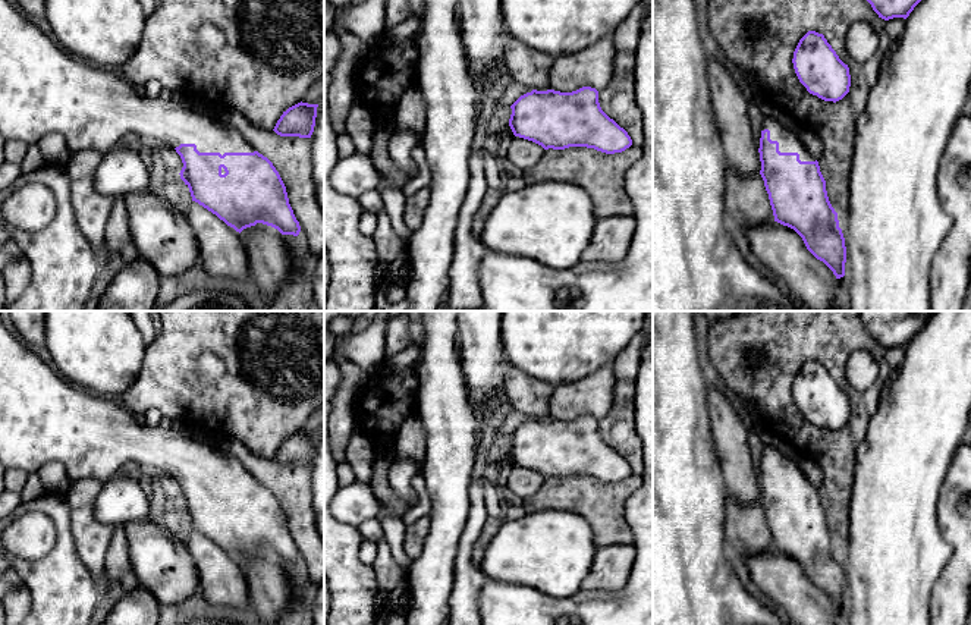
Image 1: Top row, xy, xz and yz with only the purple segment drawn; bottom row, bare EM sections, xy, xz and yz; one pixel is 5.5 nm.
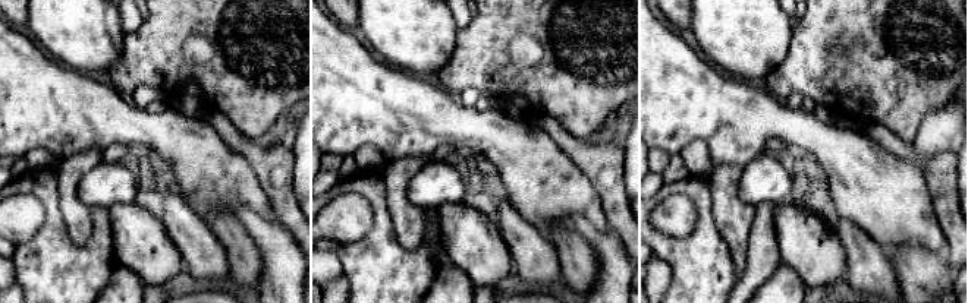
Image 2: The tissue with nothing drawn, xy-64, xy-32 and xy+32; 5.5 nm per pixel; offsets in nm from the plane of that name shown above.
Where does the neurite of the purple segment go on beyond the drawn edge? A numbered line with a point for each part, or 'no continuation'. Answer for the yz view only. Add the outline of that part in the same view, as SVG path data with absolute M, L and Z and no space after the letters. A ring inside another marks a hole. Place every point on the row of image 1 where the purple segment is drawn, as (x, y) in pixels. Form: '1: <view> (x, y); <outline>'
1: yz (788, 141); M764 119L761 129L770 131L770 139L779 142L780 153L798 153L801 161L816 161L816 158L807 151L801 139L795 132L785 128L774 119Z

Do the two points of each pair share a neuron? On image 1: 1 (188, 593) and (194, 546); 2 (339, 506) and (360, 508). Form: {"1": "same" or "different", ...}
{"1": "different", "2": "same"}

